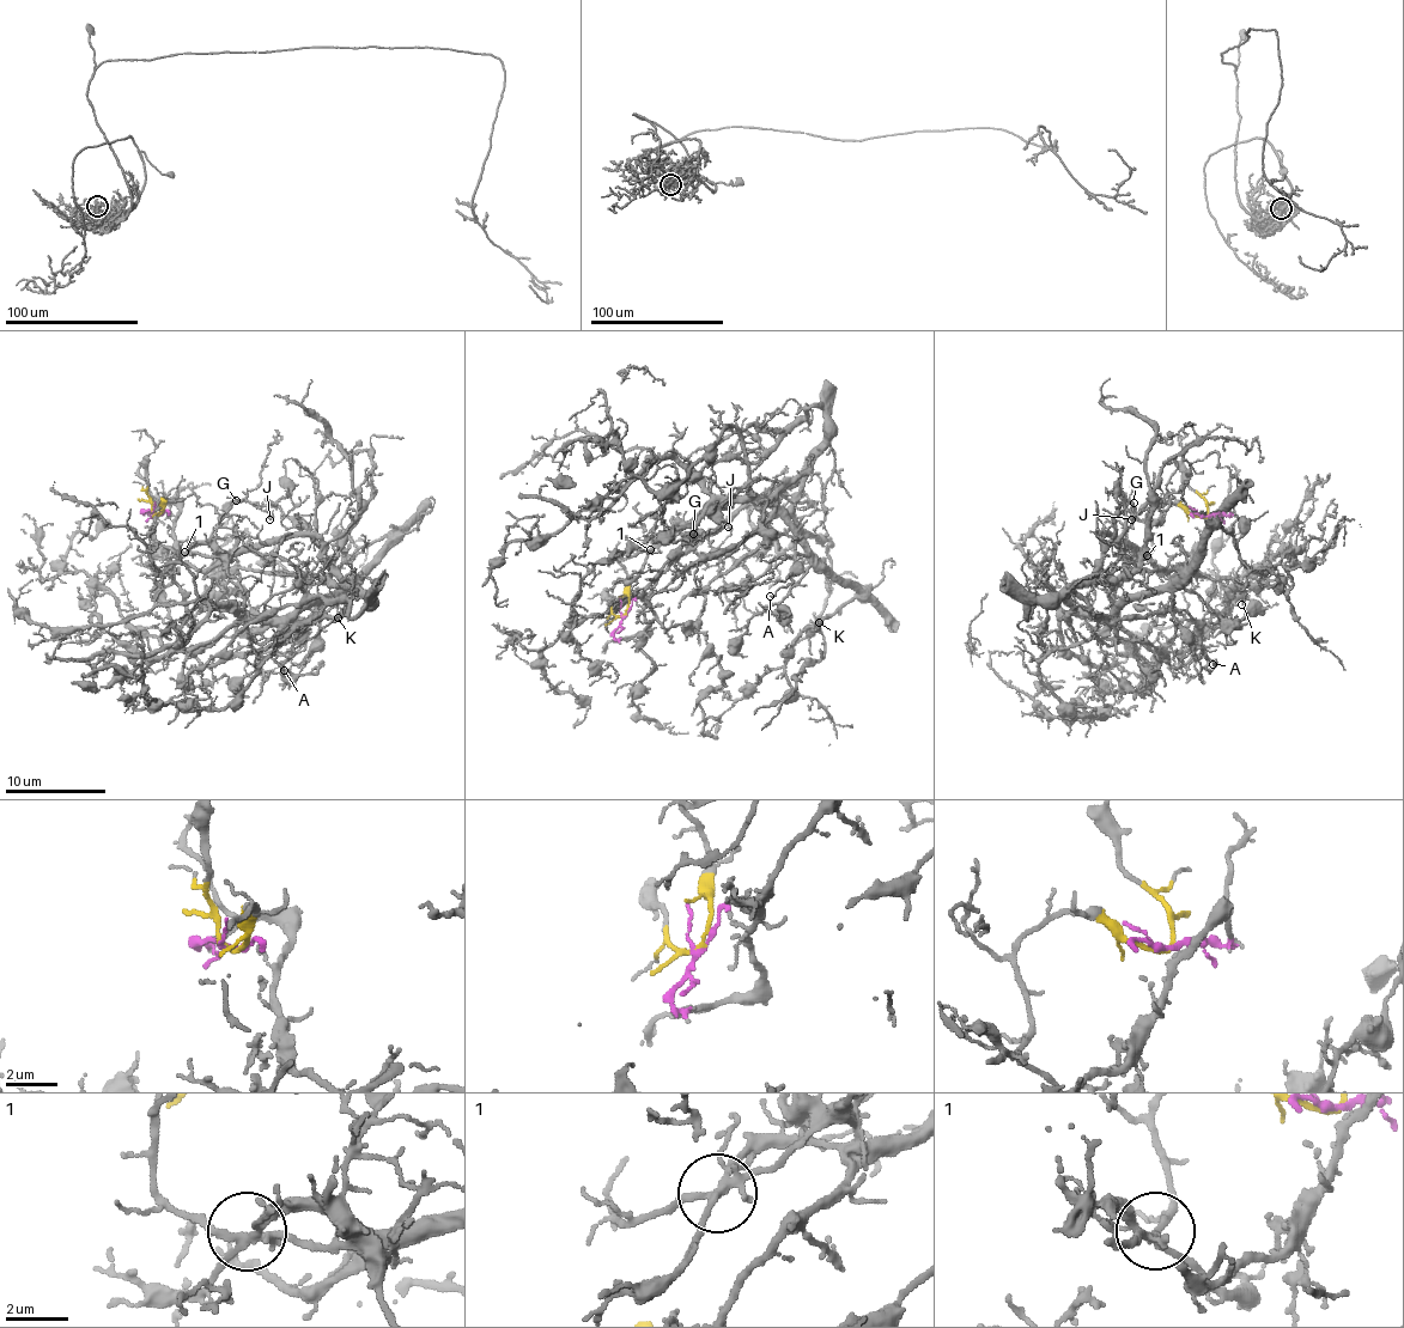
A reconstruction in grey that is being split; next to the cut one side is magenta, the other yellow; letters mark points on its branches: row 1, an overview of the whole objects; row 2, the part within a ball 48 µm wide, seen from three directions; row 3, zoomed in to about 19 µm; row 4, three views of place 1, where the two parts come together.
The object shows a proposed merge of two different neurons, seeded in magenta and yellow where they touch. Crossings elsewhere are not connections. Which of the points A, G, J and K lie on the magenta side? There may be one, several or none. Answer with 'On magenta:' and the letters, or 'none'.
On magenta: none

